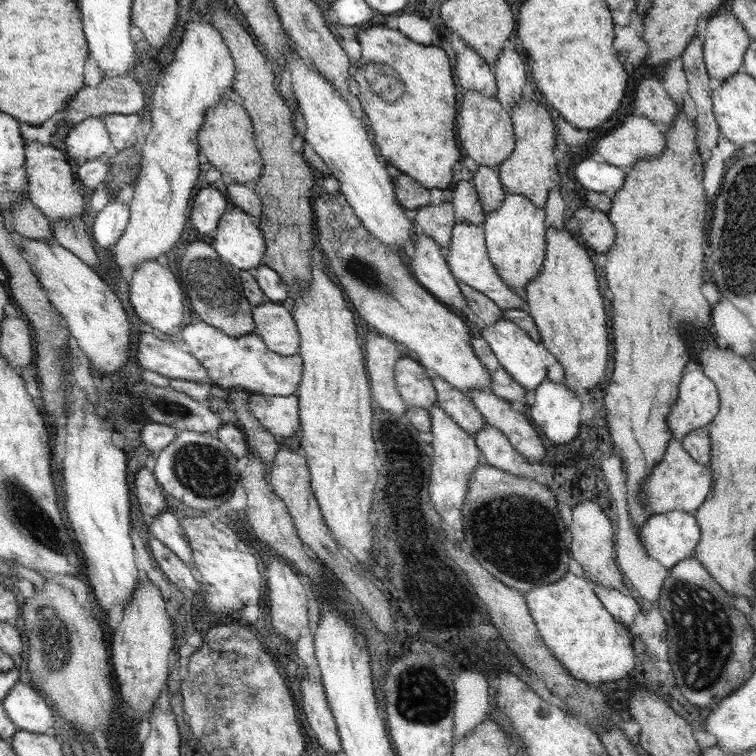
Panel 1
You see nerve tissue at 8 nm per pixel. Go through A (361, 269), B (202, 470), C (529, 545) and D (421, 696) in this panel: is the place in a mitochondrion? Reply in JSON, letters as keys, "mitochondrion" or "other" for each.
{"A":"mitochondrion","B":"mitochondrion","C":"mitochondrion","D":"mitochondrion"}

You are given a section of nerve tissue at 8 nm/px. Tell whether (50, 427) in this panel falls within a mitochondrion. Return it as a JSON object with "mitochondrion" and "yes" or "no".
{"mitochondrion":"no"}

